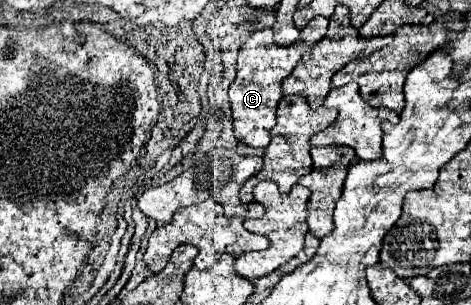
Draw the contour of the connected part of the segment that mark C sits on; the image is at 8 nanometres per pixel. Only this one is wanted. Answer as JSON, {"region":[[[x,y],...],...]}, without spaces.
{"region":[[[315,17],[311,23],[301,31],[299,41],[289,47],[285,53],[283,49],[271,49],[277,46],[273,40],[273,30],[265,28],[249,37],[249,41],[243,45],[237,57],[237,77],[229,87],[229,99],[231,99],[231,111],[233,111],[233,129],[237,141],[265,149],[269,145],[269,131],[275,125],[275,109],[279,105],[279,99],[283,97],[281,81],[293,71],[297,65],[297,59],[301,59],[303,51],[315,43],[319,43],[329,27],[329,19]]]}

